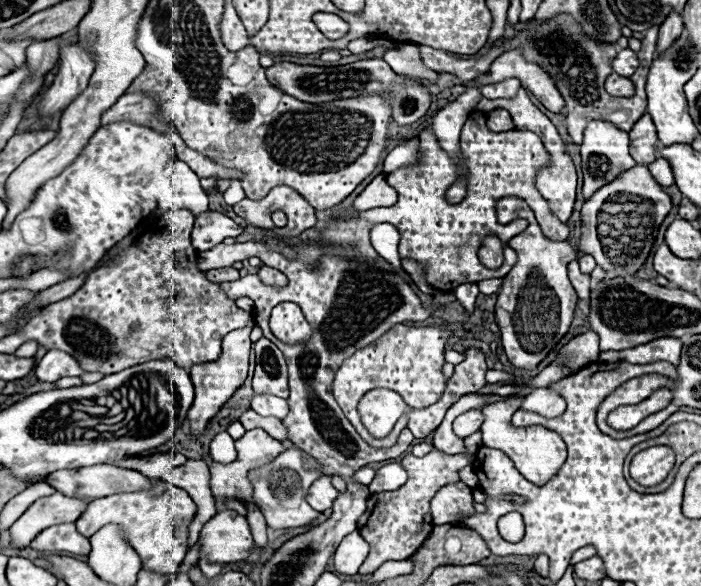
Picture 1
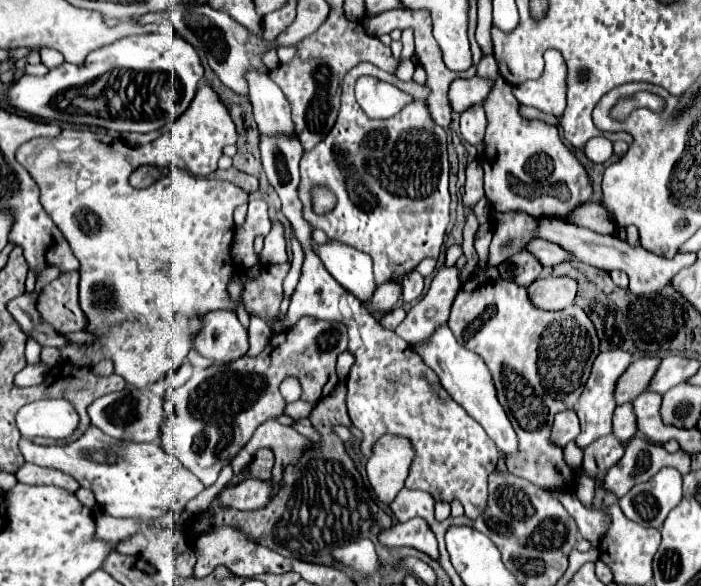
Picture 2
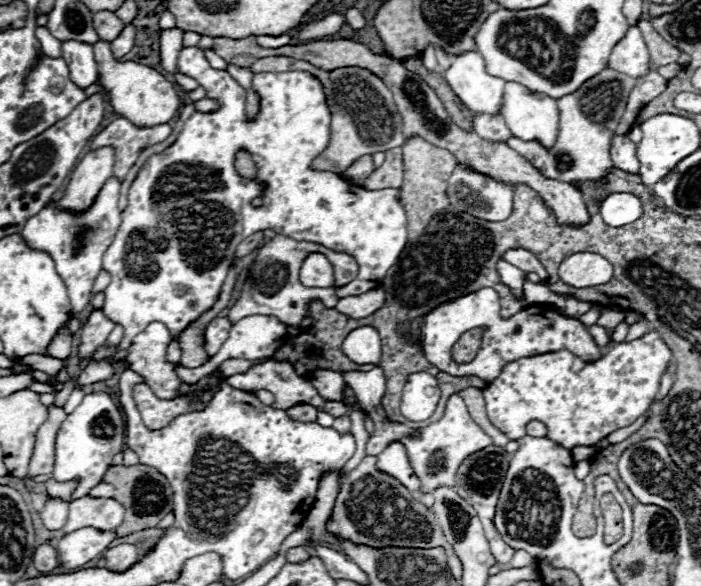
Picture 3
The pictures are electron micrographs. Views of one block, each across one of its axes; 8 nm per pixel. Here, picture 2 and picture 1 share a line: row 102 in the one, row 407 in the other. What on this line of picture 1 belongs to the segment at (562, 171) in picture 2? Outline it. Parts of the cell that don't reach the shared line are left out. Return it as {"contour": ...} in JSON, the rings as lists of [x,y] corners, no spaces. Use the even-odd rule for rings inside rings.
{"contour":[[[508,396],[504,400],[486,404],[482,408],[482,412],[486,416],[484,424],[480,428],[482,442],[488,448],[496,448],[496,450],[506,452],[514,460],[514,464],[516,464],[516,468],[520,470],[522,476],[526,476],[530,482],[542,486],[564,464],[564,460],[566,460],[566,444],[564,444],[564,440],[560,440],[560,436],[556,432],[552,432],[552,430],[548,430],[544,426],[524,426],[524,428],[512,426],[510,418],[520,408],[520,404],[522,404],[522,396]]]}

